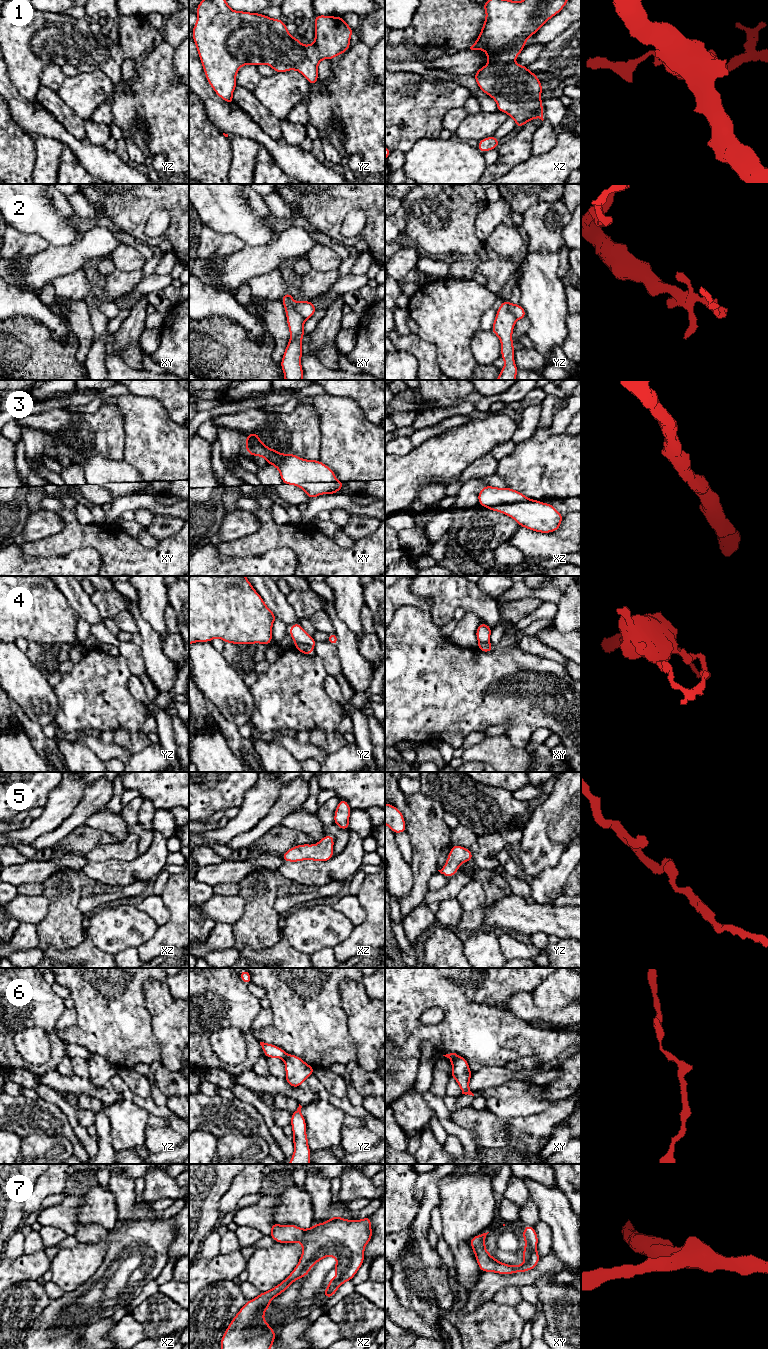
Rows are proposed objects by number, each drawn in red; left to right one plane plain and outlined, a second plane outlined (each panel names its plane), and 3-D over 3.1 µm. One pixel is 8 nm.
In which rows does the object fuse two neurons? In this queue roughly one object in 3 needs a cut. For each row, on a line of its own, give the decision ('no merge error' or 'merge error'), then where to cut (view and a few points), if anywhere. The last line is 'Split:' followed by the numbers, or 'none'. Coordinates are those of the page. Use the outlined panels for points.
1: no merge error; cut none
2: no merge error; cut none
3: no merge error; cut none
4: merge error; cut yz (295, 643), (306, 643), (312, 649)
5: no merge error; cut none
6: merge error; cut yz (287, 1055), (283, 1059)
7: no merge error; cut none
Split: 4, 6

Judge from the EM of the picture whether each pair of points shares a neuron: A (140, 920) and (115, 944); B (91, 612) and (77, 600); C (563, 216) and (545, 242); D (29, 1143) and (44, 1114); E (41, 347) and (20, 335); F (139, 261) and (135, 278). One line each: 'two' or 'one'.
A: one
B: one
C: one
D: two
E: one
F: two

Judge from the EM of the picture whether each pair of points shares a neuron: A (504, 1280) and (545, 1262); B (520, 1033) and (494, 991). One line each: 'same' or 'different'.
A: same
B: same

